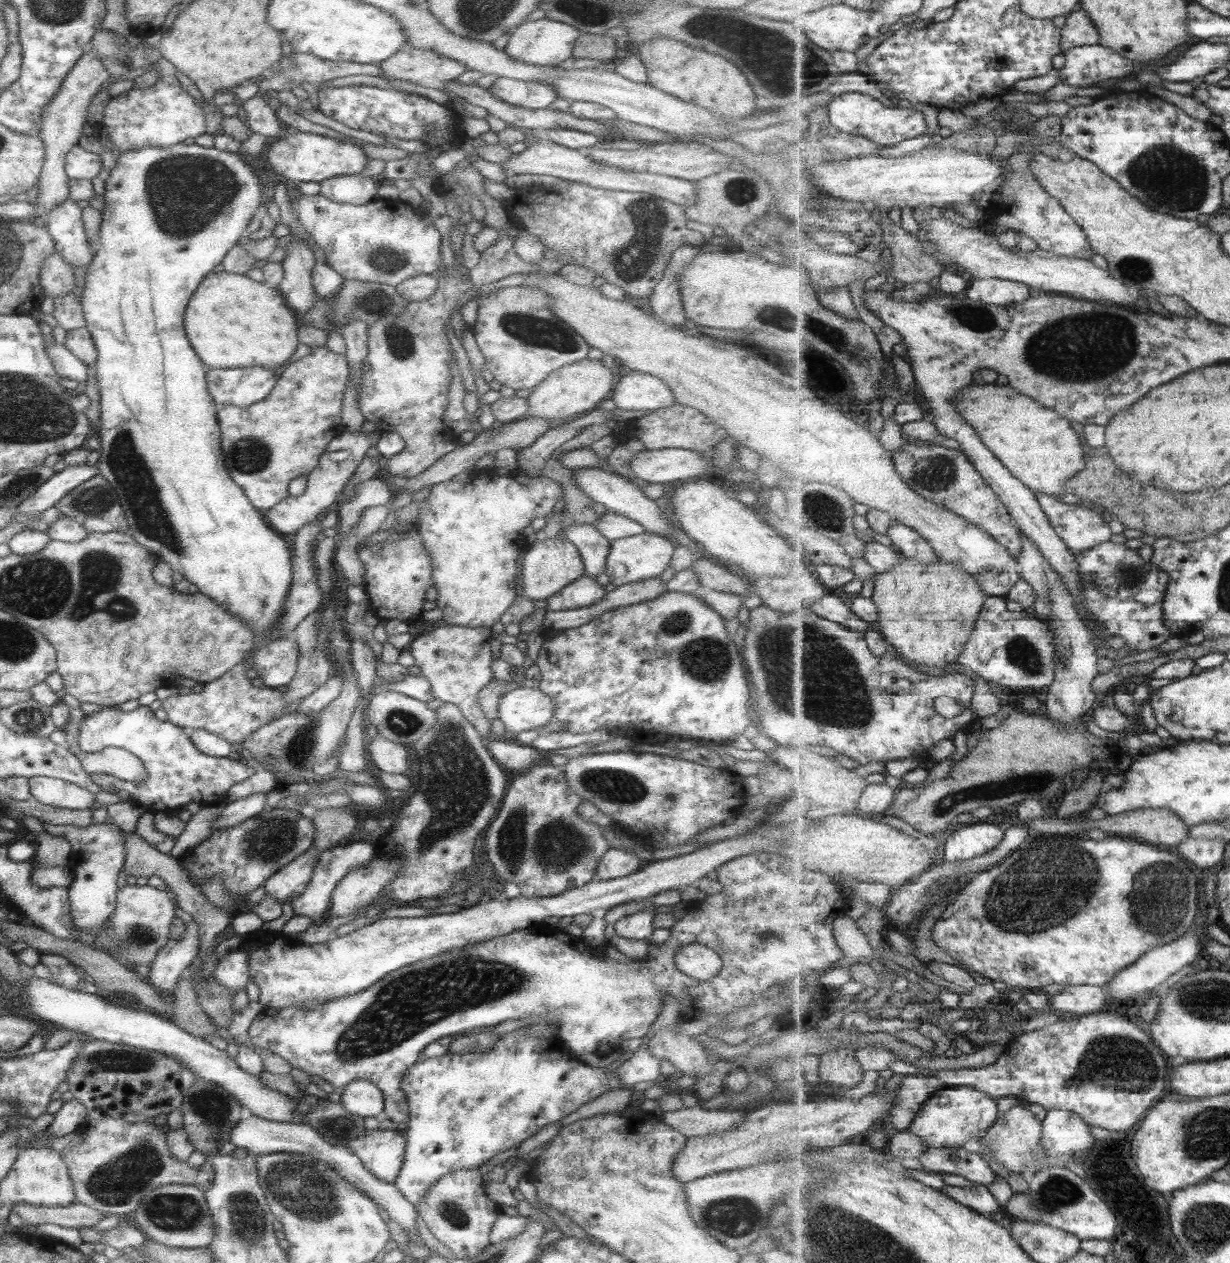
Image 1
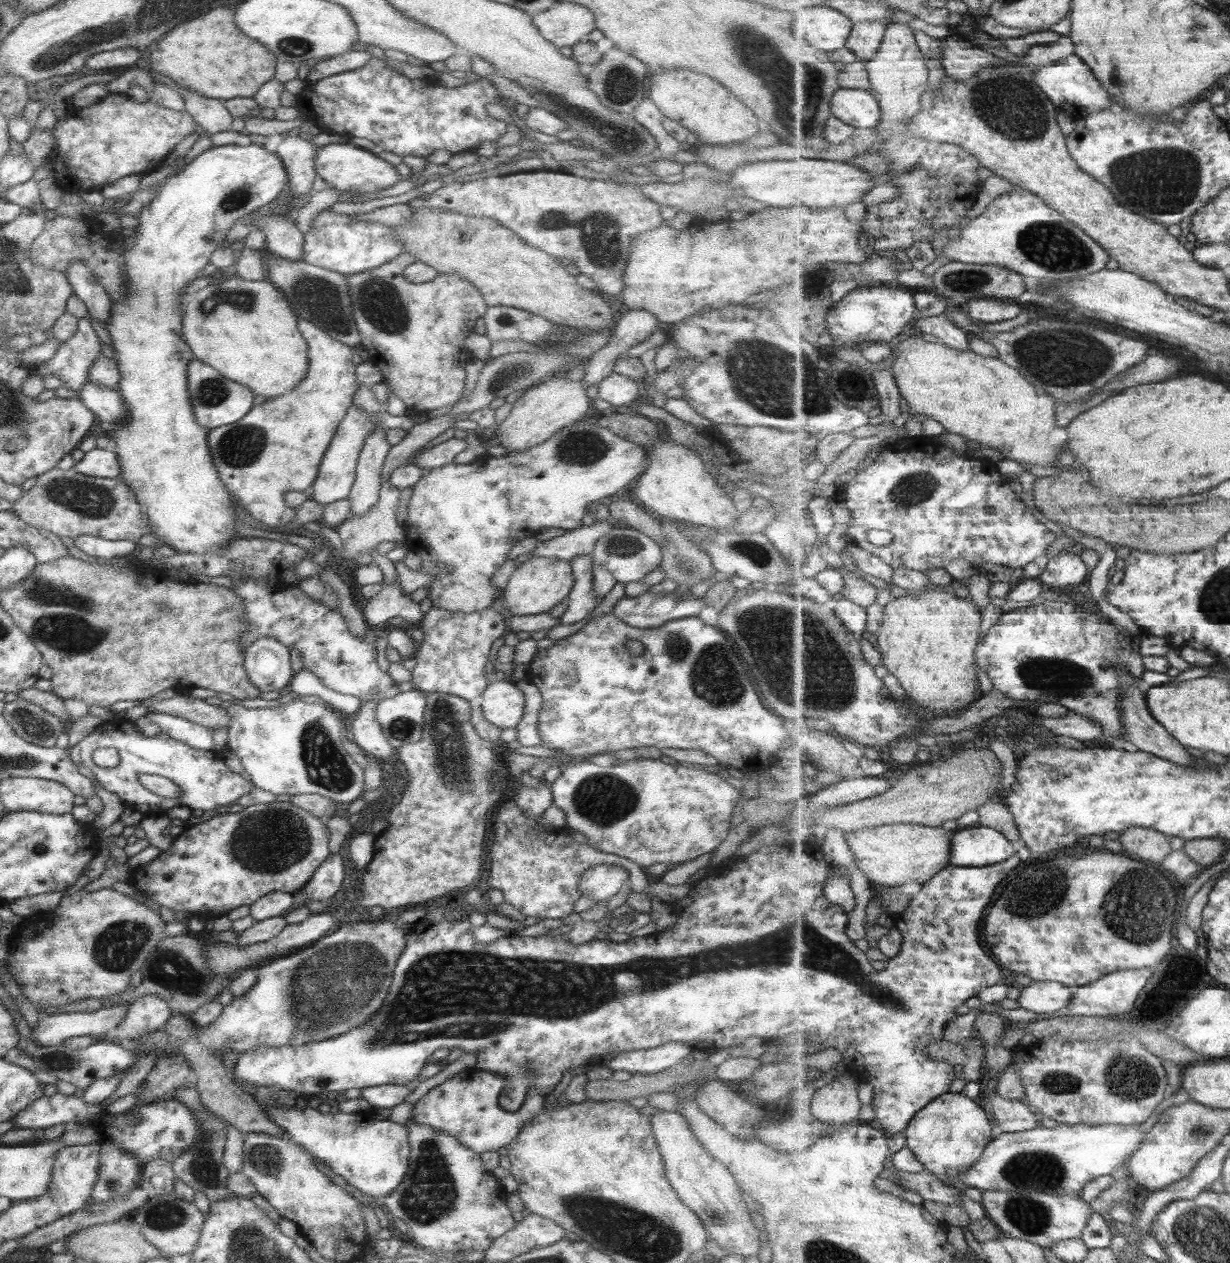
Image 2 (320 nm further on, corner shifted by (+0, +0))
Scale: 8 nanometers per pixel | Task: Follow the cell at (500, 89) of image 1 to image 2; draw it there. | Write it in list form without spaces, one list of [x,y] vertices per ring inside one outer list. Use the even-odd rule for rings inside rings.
[[[371,57],[361,68],[308,82],[295,97],[299,104],[297,108],[307,114],[305,118],[314,123],[320,132],[337,134],[346,132],[355,138],[365,138],[373,142],[378,151],[400,157],[421,156],[421,158],[435,150],[445,150],[454,155],[474,150],[481,142],[496,141],[506,132],[506,122],[487,115],[485,104],[498,102],[502,105],[505,101],[509,106],[514,106],[511,100],[502,98],[485,77],[453,88],[447,88],[441,84],[430,87],[425,85],[422,79],[409,79],[402,76],[376,57]]]

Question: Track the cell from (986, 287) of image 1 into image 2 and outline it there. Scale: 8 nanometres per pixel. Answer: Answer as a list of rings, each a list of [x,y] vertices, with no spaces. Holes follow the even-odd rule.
[[[993,298],[972,299],[965,307],[970,317],[980,324],[991,324],[992,322],[1003,322],[1017,318],[1023,312],[1024,304],[1019,301],[1009,301]]]

